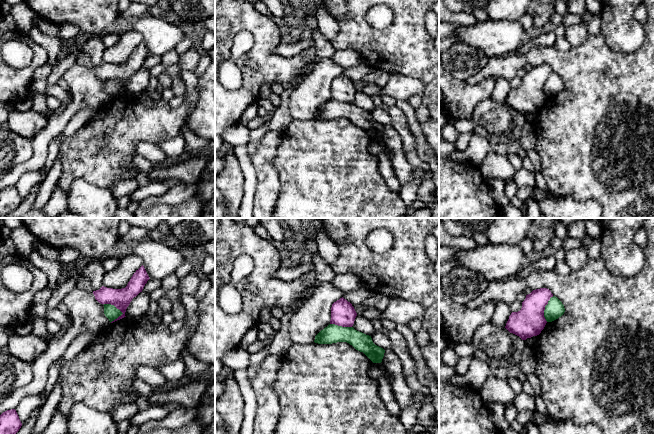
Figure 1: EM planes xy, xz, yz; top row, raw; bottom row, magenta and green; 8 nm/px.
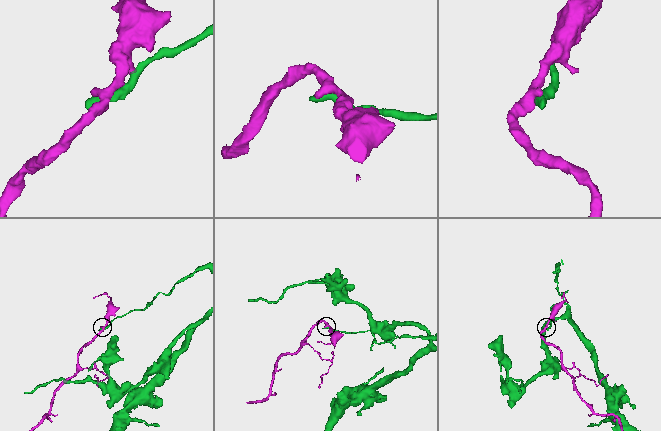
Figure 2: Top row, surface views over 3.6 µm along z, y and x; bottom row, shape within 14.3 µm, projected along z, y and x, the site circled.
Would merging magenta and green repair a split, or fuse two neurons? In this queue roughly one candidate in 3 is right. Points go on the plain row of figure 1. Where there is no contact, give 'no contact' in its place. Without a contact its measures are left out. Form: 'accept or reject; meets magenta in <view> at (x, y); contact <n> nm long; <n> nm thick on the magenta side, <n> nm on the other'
reject; meets magenta in xy at (114, 81); contact 180 nm long; 160 nm thick on the magenta side, 110 nm on the other

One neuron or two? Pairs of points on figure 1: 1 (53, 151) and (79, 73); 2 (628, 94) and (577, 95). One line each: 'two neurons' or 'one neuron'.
1: two neurons
2: one neuron

